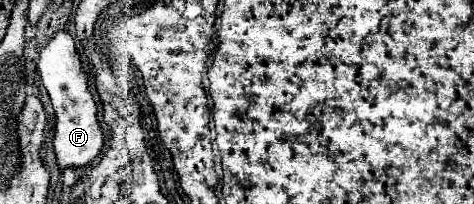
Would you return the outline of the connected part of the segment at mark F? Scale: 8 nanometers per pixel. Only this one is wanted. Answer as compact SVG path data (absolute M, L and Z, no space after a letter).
M58 30L48 40L48 44L40 50L38 72L56 114L54 152L58 158L58 166L64 170L64 168L80 168L90 164L102 150L104 134L98 126L96 102L92 92L88 90L88 80L86 74L82 72L80 58L76 54L74 38L66 30Z

